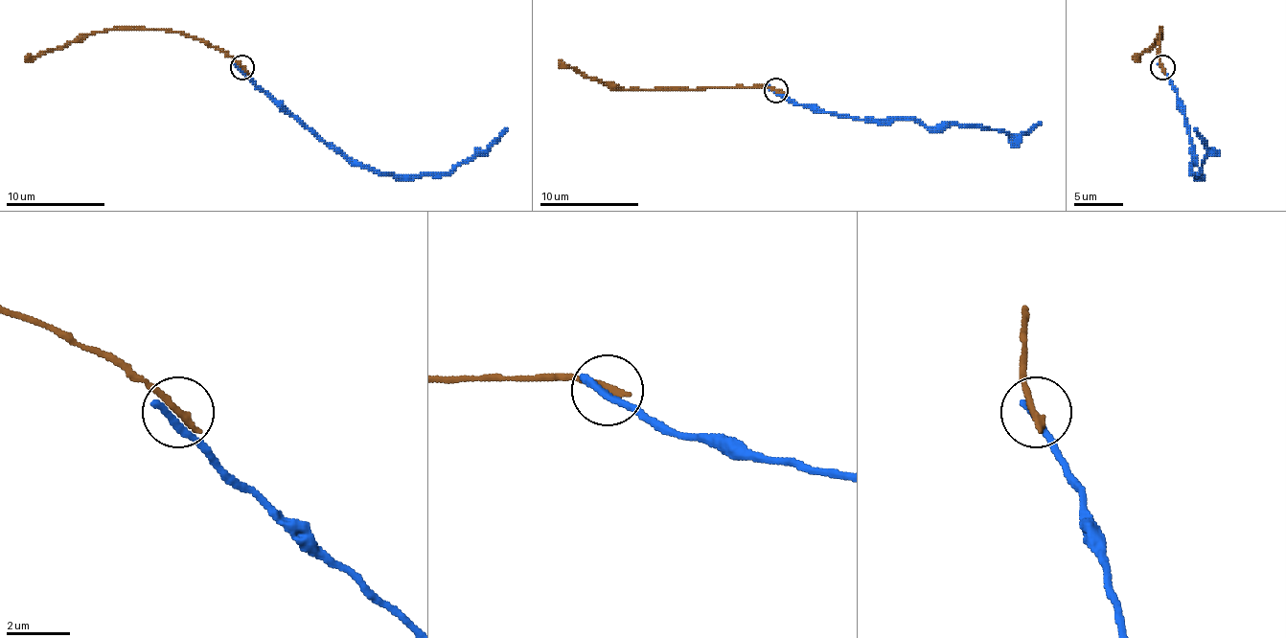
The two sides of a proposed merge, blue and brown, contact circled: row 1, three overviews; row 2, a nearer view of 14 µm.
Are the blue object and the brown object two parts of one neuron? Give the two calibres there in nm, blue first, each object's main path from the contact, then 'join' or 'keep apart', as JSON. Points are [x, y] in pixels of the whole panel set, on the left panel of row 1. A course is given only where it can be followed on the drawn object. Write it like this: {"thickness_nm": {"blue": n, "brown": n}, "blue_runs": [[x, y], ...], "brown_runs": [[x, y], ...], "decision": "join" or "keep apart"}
{"thickness_nm": {"blue": 280, "brown": 280}, "blue_runs": [[241, 66], [258, 86], [327, 143], [376, 170], [393, 175], [447, 175], [477, 155], [507, 128]], "brown_runs": [[242, 66], [223, 52], [178, 32], [104, 30], [80, 34], [72, 41], [25, 58]], "decision": "keep apart"}

